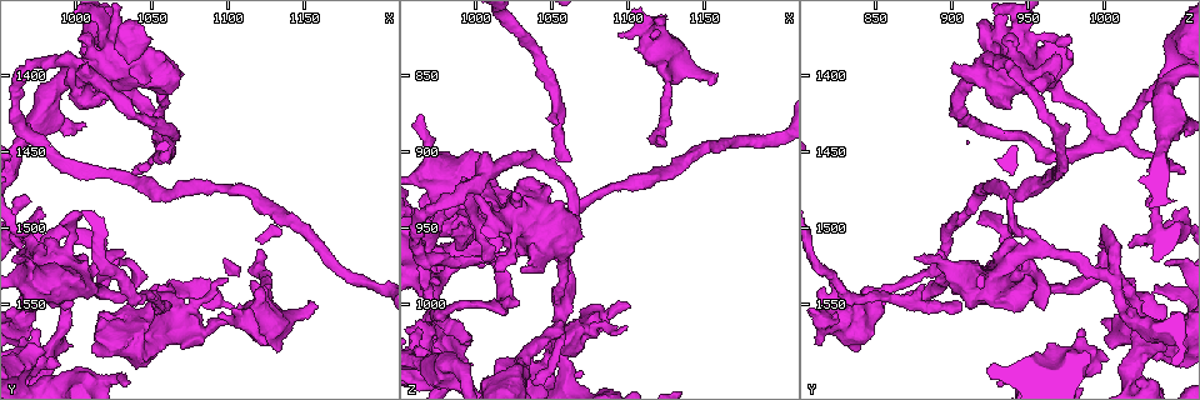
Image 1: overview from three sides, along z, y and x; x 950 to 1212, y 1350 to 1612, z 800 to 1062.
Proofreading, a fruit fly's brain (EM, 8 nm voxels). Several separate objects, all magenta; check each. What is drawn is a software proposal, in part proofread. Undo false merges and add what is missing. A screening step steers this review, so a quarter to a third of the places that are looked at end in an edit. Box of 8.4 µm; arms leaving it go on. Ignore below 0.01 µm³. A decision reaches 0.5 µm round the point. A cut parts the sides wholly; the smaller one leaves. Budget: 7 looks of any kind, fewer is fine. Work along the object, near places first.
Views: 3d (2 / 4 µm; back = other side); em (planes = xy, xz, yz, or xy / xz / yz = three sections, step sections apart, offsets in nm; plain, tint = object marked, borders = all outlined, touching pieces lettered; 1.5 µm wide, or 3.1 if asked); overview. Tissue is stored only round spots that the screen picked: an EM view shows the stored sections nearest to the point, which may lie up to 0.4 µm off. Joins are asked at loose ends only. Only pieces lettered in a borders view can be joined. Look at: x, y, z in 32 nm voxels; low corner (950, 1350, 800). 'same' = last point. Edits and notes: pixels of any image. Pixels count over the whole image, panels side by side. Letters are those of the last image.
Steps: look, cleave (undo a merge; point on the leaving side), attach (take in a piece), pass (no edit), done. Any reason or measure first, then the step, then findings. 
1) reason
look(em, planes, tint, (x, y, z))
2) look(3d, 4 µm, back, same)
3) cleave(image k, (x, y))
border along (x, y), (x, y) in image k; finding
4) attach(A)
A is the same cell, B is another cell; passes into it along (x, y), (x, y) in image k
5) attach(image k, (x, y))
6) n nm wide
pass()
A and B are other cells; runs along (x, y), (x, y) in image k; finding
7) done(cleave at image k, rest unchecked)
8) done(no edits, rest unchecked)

branch stops here
look(em, yz, step 8, tint, (996, 1576, 1040))

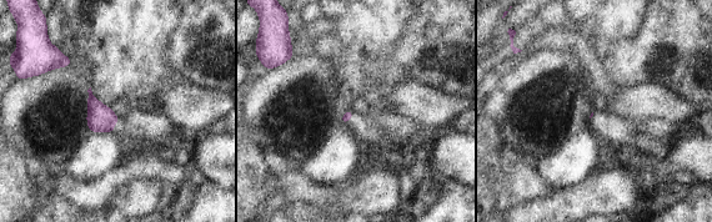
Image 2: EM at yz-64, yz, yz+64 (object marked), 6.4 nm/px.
look(em, planes, borders, same)

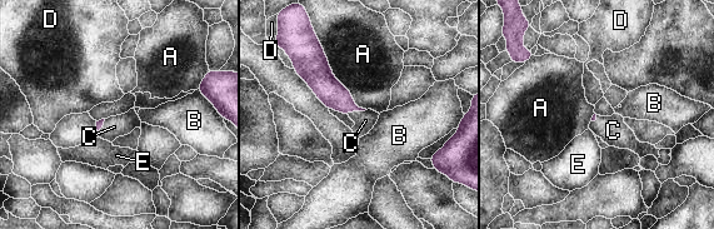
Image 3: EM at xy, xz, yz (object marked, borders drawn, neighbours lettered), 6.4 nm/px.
A touches over 550 nm
attach(C)
C is the same cell, A, B, D and E are other cells; passes into it along (333, 94), (356, 110), (365, 120) in image 3; it goes on there

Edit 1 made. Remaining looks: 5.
look(overview)

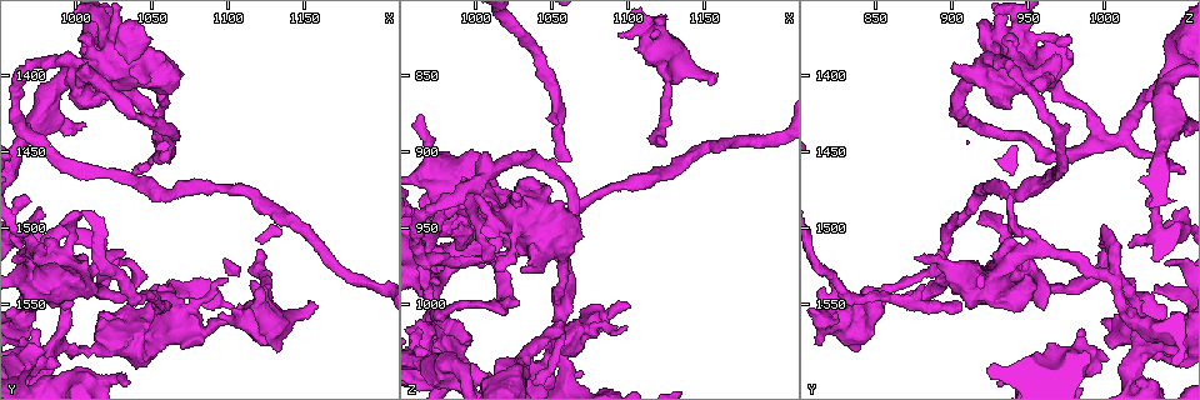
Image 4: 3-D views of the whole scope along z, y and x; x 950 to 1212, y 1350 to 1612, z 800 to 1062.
free end
look(em, planes, borders, (1154, 1550, 858))

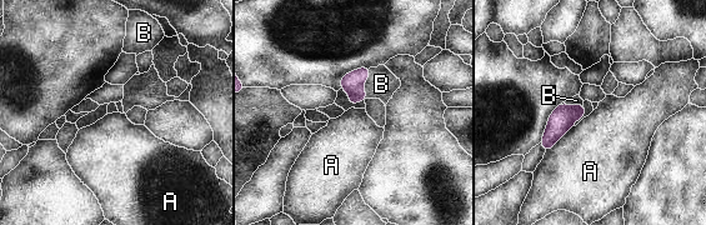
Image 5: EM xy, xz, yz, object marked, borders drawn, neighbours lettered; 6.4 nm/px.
110 nm wide
attach(B)
B is the same cell, A is another cell; passes into it along (352, 83), (364, 83), (381, 84) in image 5; the neuron continues

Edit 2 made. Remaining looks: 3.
free end
look(em, planes, borders, (1062, 1554, 906))

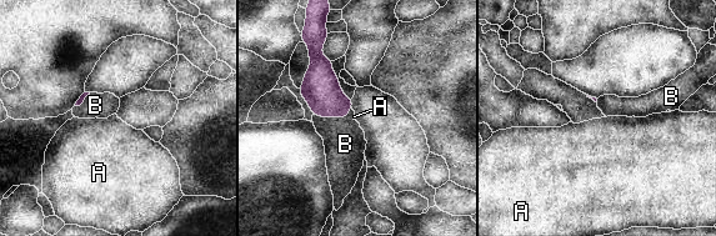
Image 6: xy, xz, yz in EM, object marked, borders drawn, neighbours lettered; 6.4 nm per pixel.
attach(B)
B is the same cell, A is another cell; it goes on there

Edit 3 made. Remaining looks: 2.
done(attach at image 3, attach at image 5, attach at image 6, rest unchecked)

